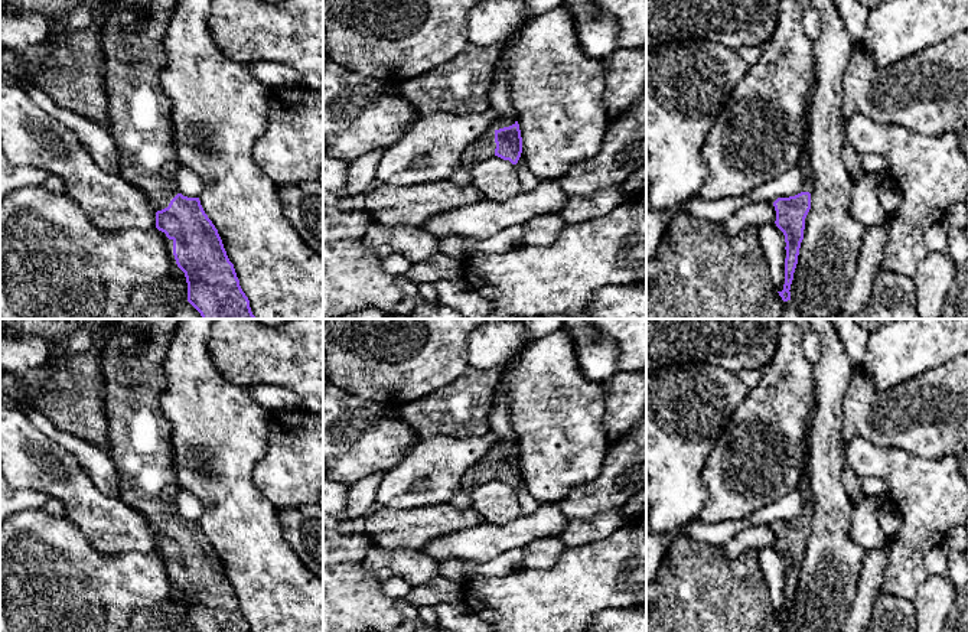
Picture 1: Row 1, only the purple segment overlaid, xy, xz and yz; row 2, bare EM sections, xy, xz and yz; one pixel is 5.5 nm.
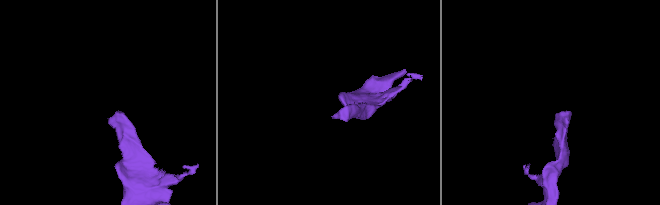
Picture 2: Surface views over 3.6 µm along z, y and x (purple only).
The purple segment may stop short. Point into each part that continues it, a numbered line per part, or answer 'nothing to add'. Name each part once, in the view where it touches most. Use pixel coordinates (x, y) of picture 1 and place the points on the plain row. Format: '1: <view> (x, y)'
1: xy (140, 436)

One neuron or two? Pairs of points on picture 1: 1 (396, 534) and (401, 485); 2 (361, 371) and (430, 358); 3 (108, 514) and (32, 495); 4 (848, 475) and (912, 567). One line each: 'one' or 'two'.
1: two
2: one
3: two
4: two

